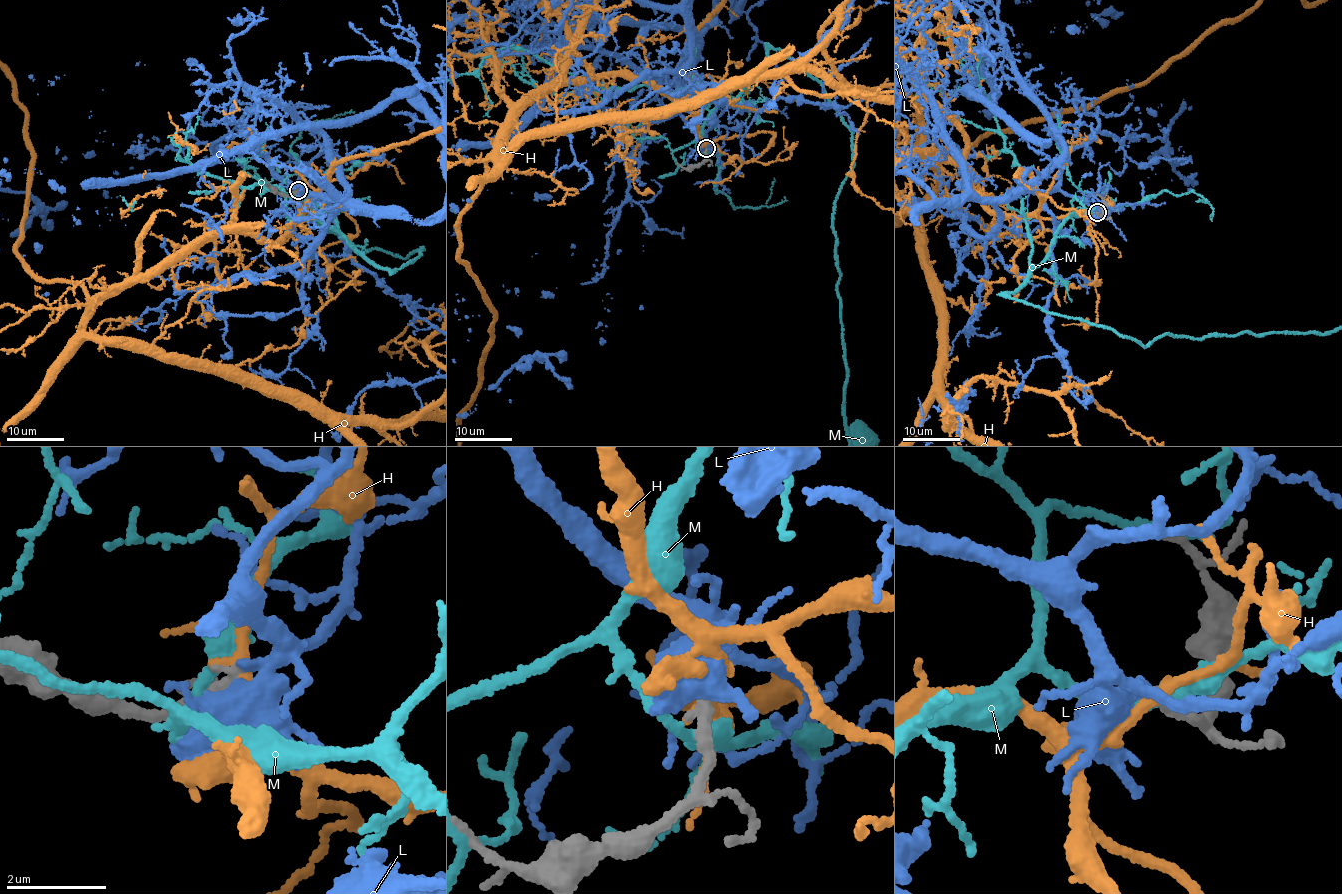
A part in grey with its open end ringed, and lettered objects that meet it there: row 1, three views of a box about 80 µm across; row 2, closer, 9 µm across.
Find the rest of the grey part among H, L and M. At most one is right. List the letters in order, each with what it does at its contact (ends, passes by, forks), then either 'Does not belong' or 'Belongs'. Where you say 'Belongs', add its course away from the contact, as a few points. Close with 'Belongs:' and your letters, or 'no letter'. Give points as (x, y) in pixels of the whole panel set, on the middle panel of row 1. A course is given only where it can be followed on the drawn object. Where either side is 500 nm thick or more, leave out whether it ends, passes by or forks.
H: It passes by. Does not belong
L: It passes by. Belongs
M: It passes by. Does not belong
Belongs: L

